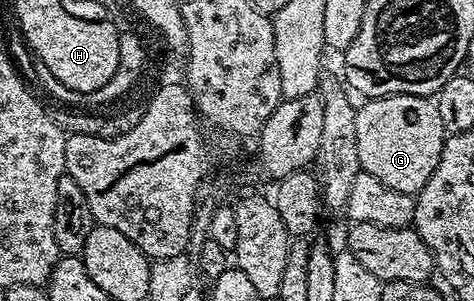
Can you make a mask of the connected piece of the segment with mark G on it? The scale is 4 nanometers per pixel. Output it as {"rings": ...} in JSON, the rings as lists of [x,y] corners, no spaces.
{"rings":[[[391,94],[362,104],[357,109],[357,156],[362,173],[377,176],[381,184],[397,192],[418,194],[441,160],[445,137],[434,101],[417,94]]]}

